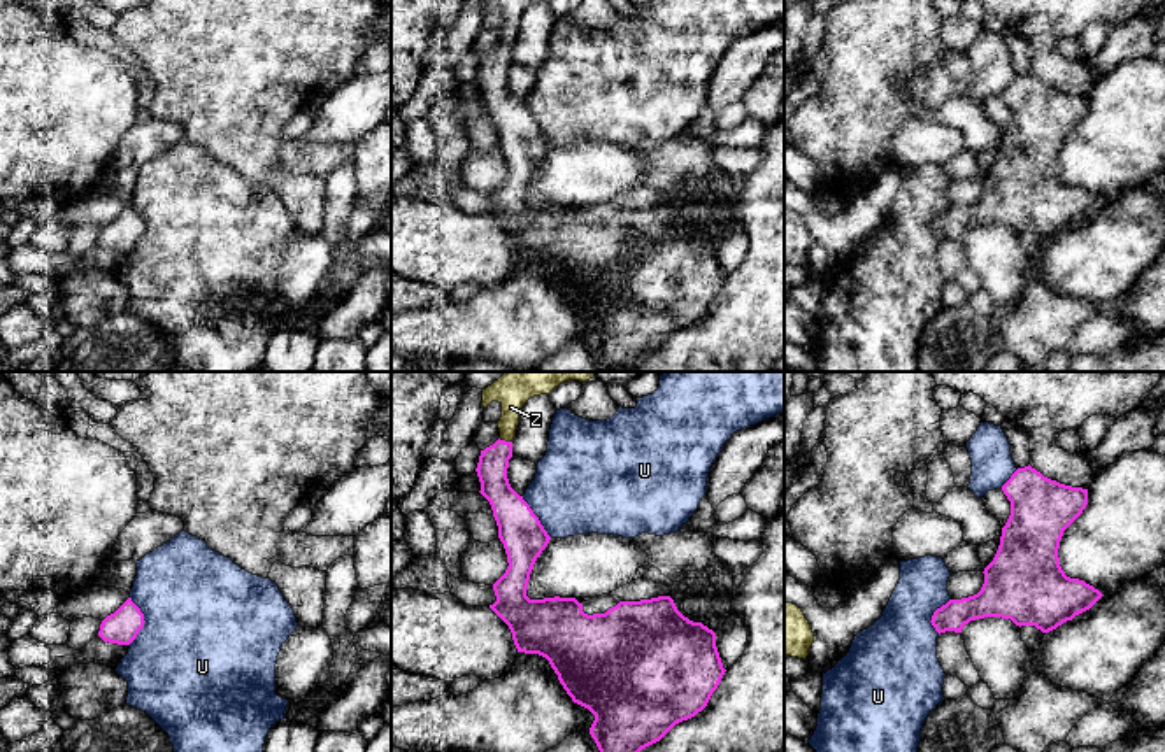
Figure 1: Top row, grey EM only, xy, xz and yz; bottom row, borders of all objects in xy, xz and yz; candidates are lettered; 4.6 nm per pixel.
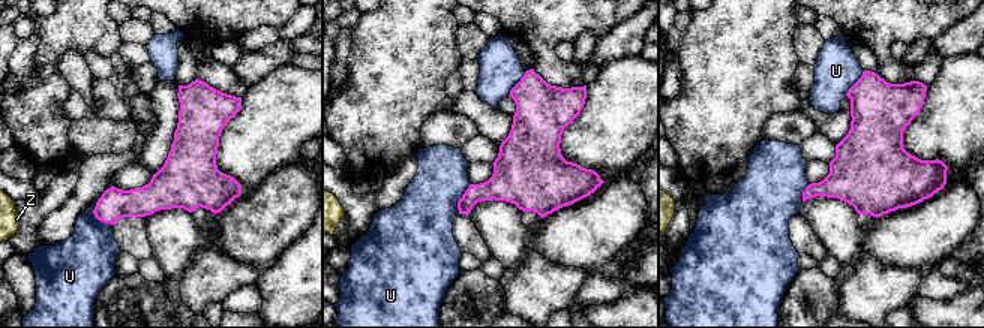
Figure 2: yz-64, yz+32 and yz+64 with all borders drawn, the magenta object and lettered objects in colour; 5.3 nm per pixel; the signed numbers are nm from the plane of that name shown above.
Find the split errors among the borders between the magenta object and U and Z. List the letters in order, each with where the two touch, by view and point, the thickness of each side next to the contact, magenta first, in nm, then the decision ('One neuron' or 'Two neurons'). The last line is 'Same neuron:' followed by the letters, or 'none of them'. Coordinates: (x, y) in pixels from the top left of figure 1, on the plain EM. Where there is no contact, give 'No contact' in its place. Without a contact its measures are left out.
U: Touches magenta at xy (144, 228). Thickness 150 nm (magenta) against 500 nm. Two neurons
Z: Touches magenta at xz (504, 48). Thickness 140 nm (magenta) against 100 nm. One neuron
Same neuron: Z

